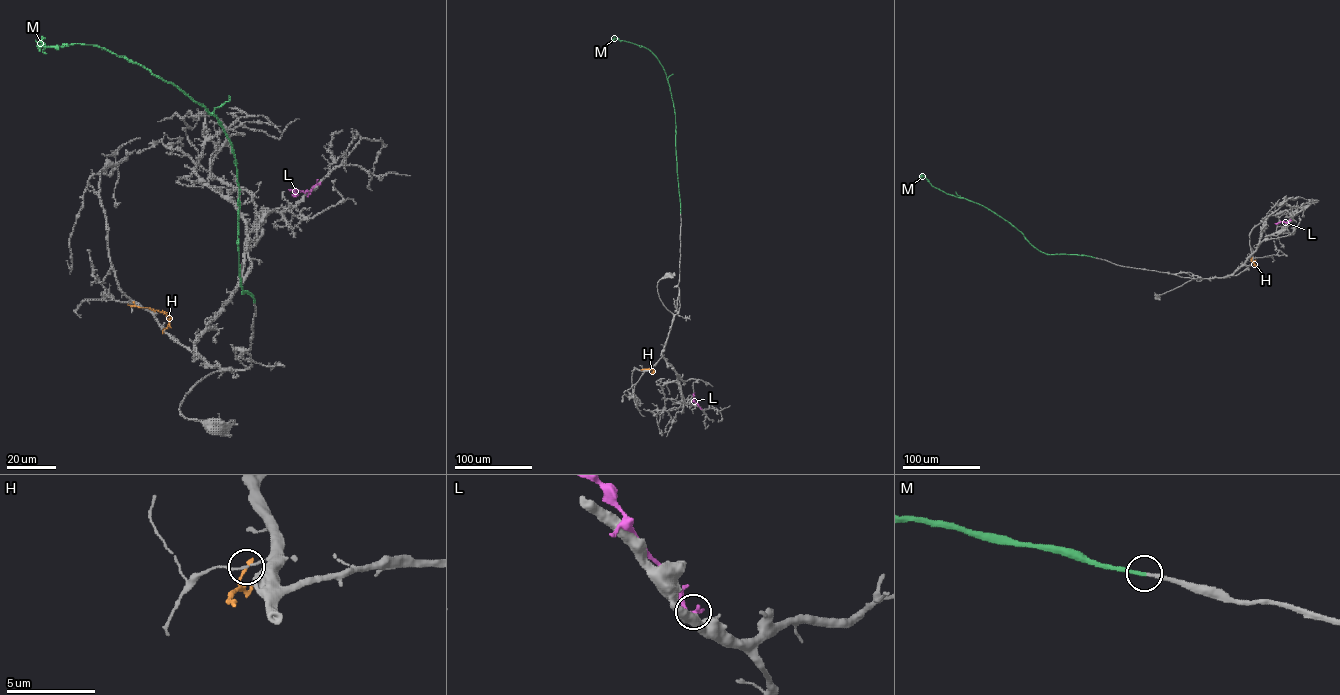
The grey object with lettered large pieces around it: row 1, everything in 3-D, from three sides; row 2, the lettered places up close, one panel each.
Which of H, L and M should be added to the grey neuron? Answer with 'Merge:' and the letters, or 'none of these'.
Merge: M

